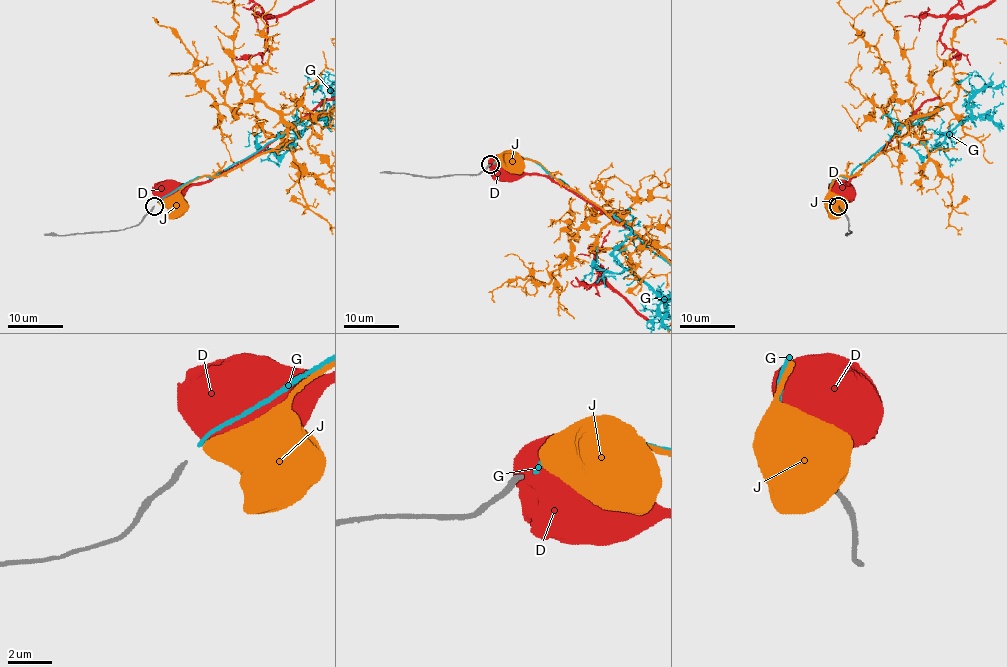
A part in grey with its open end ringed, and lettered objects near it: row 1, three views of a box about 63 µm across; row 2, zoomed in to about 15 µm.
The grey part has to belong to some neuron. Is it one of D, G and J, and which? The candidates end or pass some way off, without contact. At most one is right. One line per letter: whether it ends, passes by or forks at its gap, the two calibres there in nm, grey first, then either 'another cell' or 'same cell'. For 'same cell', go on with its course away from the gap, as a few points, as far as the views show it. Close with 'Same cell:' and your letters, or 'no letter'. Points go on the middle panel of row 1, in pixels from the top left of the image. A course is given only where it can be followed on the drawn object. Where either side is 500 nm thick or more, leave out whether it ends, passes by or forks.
D: 240 nm thick on the grey side, 900 nm on the other; another cell
G: it ends there; 240 nm thick on the grey side, 170 nm on the other; same cell
J: 240 nm thick on the grey side, 650 nm on the other; another cell
Same cell: G

